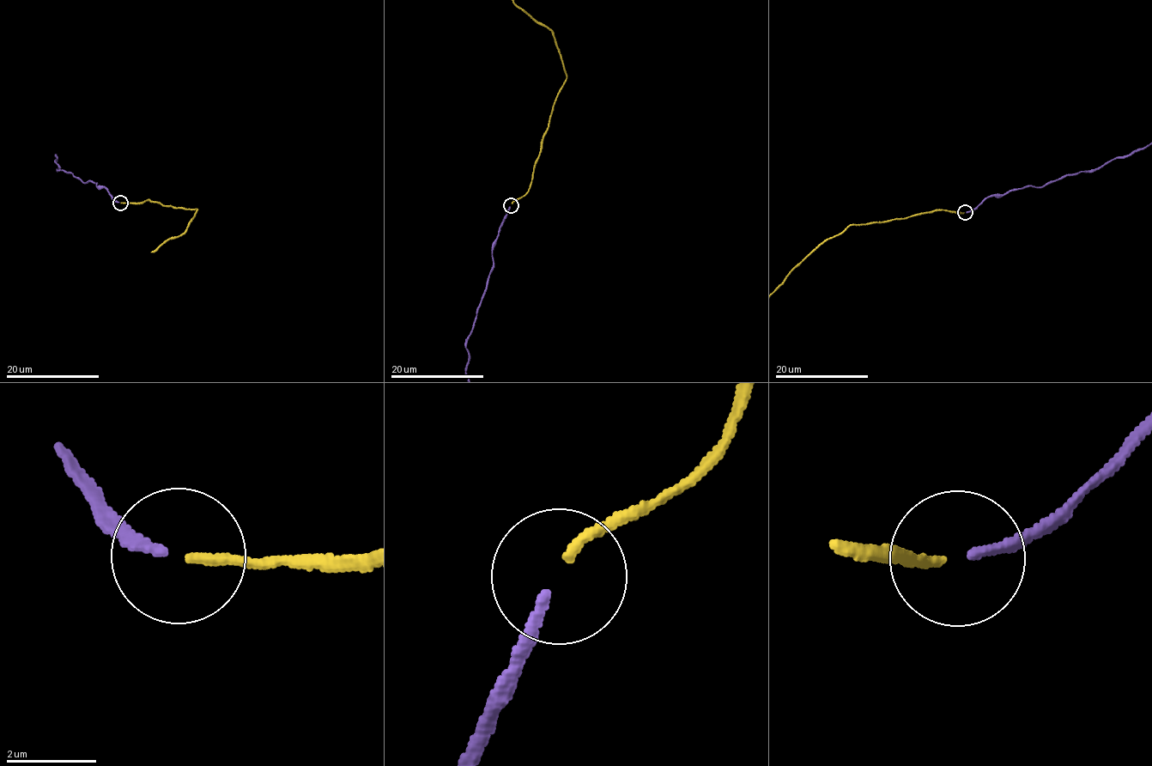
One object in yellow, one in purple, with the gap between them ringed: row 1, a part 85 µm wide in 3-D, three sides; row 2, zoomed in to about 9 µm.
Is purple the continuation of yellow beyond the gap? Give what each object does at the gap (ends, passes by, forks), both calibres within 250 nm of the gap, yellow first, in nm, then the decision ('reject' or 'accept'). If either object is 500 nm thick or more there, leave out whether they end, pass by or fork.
yellow ends | purple ends | 220/200 nm | accept

